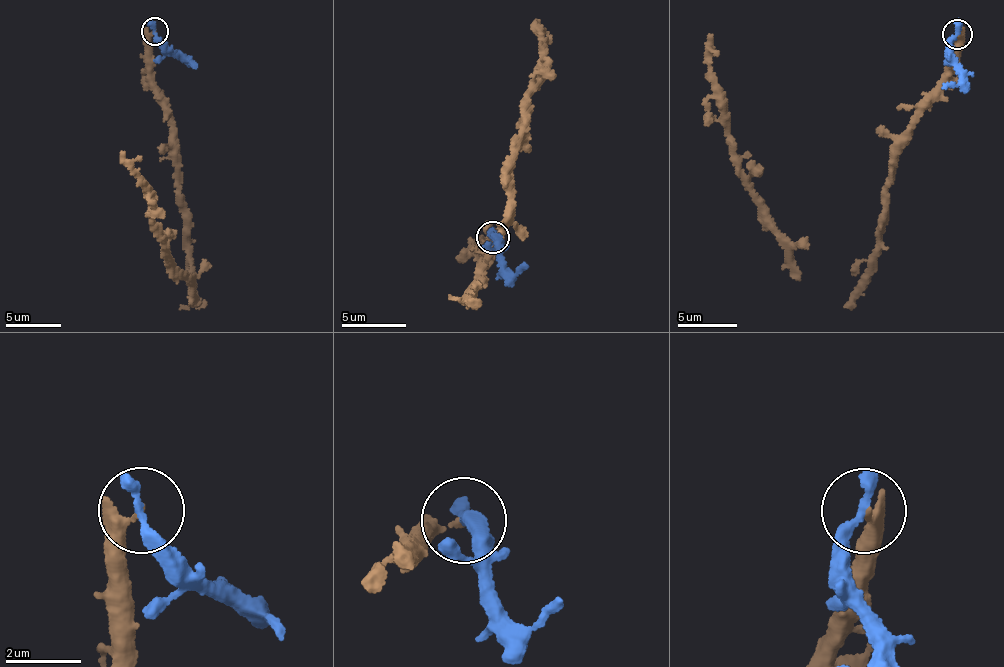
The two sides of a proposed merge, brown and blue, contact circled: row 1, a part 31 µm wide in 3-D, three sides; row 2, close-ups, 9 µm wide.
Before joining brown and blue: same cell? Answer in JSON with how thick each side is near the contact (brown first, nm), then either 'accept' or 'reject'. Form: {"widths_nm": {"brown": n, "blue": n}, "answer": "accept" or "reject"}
{"widths_nm": {"brown": 160, "blue": 360}, "answer": "reject"}

